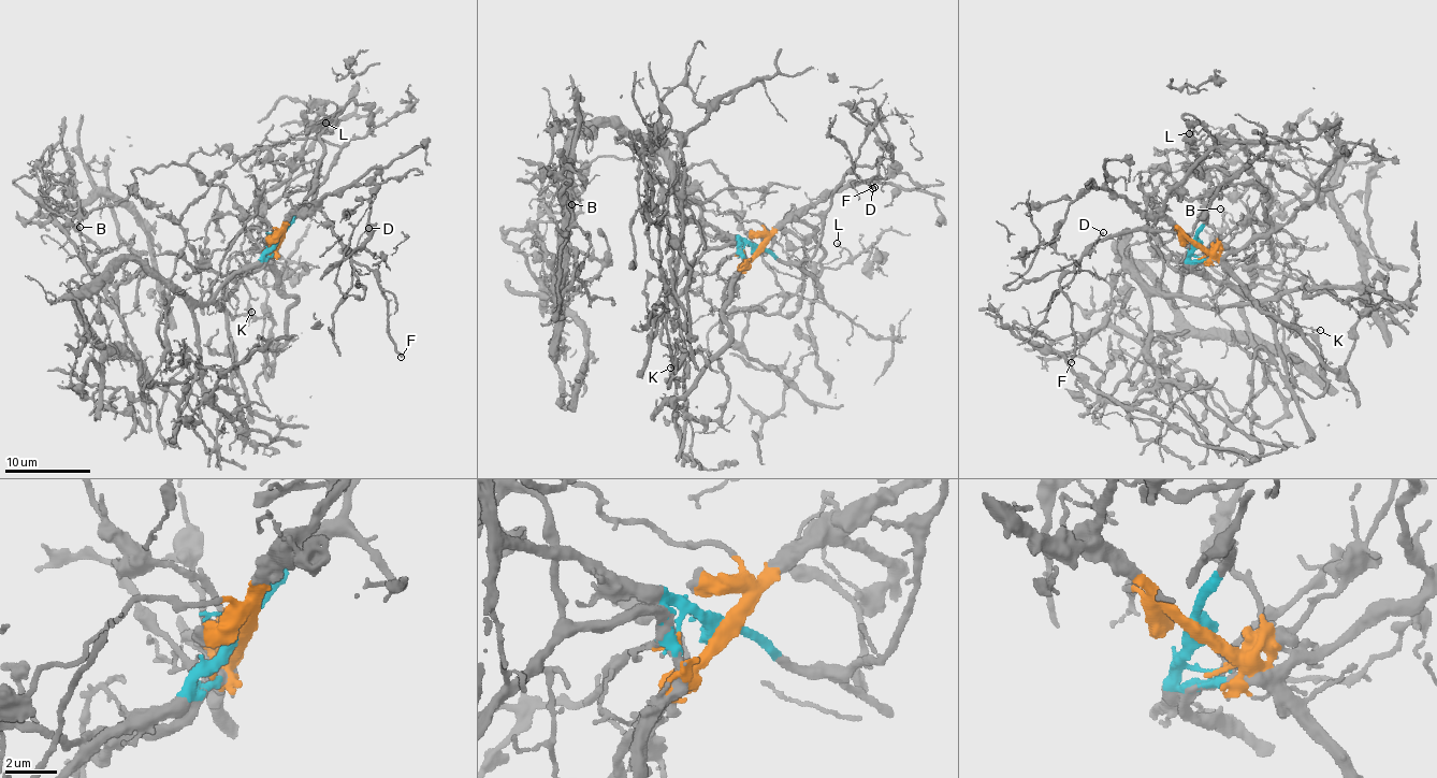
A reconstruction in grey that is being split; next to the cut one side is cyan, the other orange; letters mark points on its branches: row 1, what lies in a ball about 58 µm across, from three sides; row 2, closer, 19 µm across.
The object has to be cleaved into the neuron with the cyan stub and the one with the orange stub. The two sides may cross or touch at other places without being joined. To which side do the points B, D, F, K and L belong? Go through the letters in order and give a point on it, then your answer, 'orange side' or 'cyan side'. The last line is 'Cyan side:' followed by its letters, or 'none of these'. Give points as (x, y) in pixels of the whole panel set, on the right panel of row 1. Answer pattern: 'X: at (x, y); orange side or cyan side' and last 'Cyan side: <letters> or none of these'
B: at (1220, 209); cyan side
D: at (1103, 232); cyan side
F: at (1071, 362); cyan side
K: at (1320, 330); cyan side
L: at (1189, 133); orange side
Cyan side: B, D, F, K

